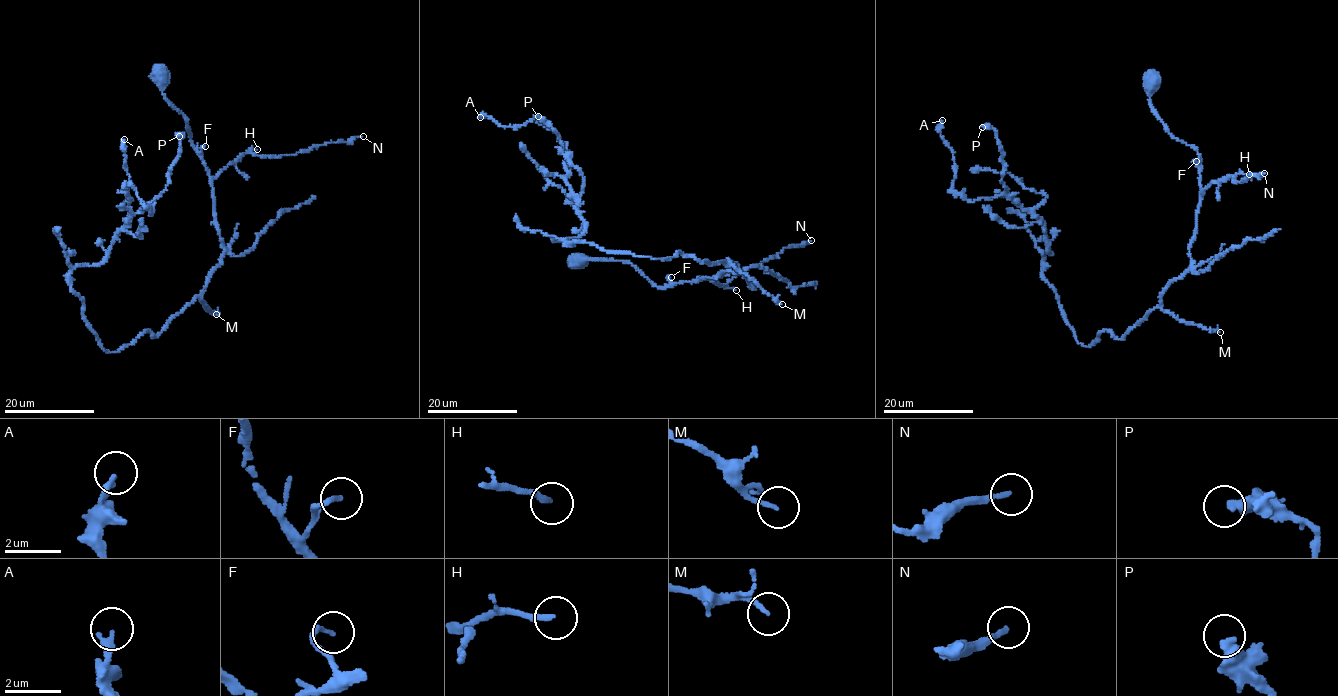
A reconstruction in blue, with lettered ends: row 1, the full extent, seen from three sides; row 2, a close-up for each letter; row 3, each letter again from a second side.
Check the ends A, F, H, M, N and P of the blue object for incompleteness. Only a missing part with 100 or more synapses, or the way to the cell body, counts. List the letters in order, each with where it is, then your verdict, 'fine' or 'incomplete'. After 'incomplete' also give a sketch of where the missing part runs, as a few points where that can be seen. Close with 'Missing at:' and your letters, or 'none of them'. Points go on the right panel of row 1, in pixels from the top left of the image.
A: place (942, 120); fine
F: place (1196, 161); fine
H: place (1249, 174); fine
M: place (1220, 332); fine
N: place (1264, 173); fine
P: place (982, 127); fine
Missing at: none of them

